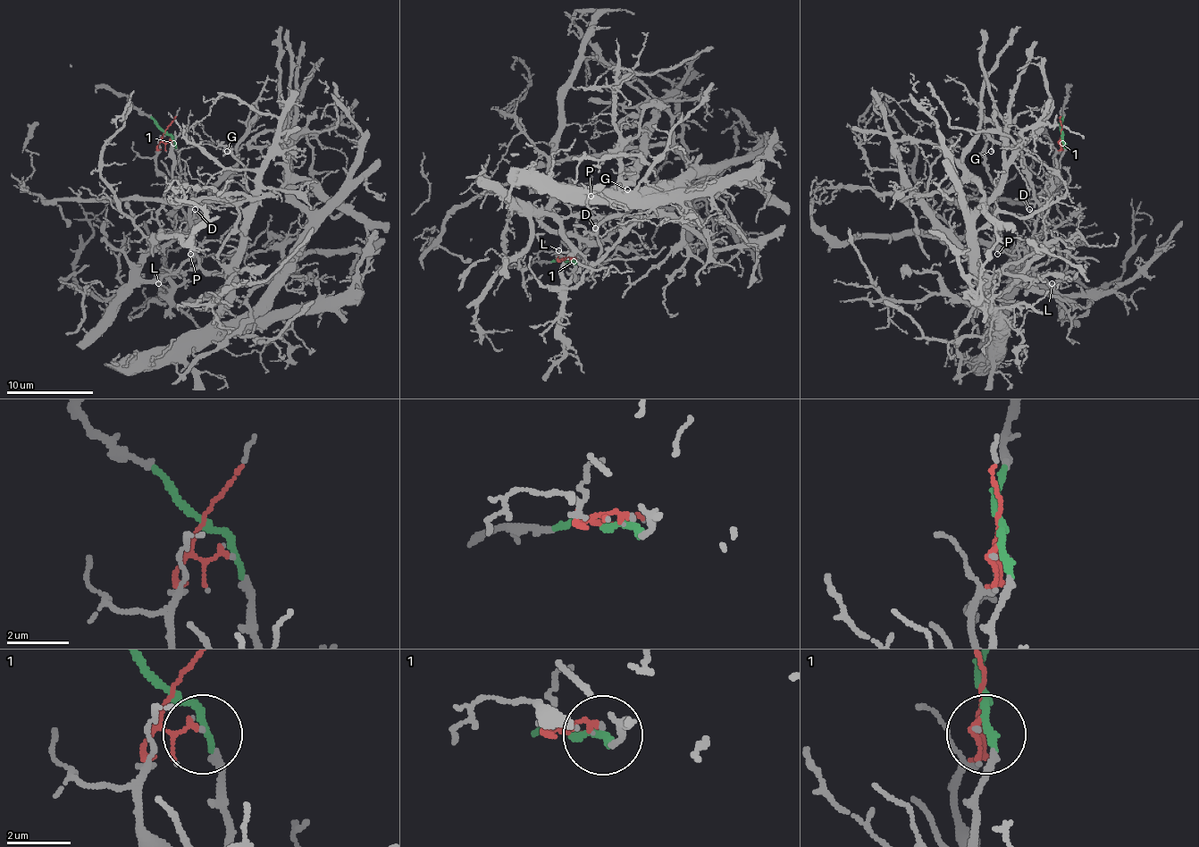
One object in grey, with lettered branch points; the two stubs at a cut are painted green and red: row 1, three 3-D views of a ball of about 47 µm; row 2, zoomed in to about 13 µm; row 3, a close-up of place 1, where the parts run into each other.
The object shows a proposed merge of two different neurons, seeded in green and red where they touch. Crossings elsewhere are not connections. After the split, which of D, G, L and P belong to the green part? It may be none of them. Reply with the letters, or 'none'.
D

